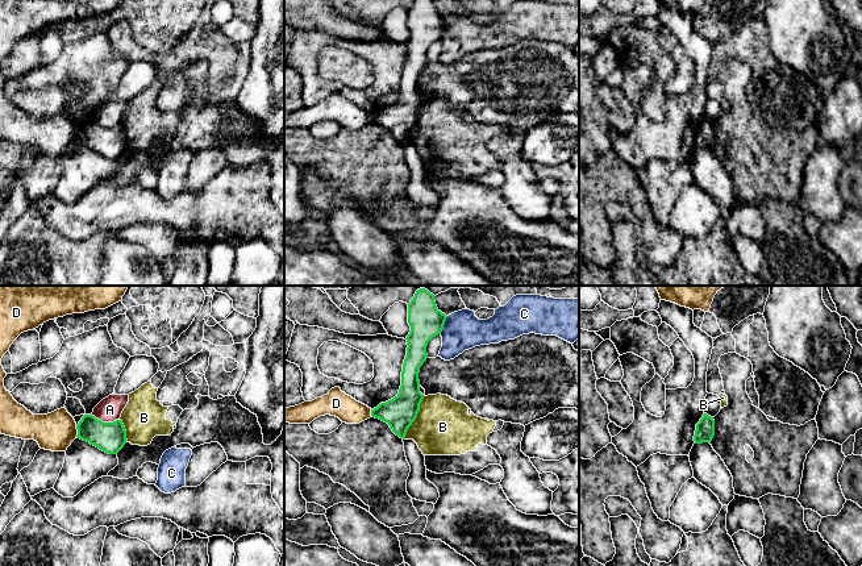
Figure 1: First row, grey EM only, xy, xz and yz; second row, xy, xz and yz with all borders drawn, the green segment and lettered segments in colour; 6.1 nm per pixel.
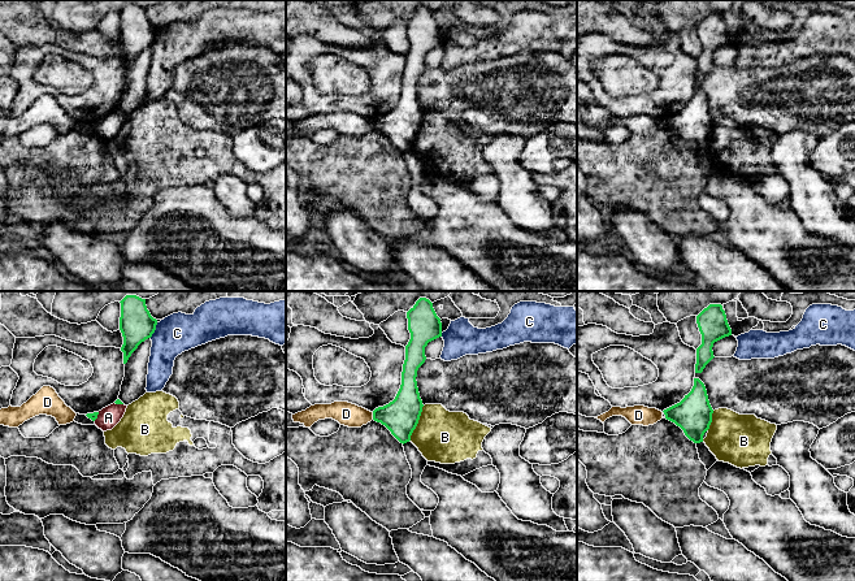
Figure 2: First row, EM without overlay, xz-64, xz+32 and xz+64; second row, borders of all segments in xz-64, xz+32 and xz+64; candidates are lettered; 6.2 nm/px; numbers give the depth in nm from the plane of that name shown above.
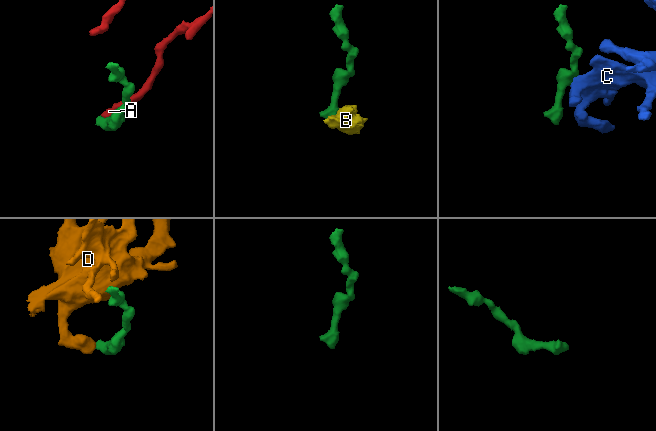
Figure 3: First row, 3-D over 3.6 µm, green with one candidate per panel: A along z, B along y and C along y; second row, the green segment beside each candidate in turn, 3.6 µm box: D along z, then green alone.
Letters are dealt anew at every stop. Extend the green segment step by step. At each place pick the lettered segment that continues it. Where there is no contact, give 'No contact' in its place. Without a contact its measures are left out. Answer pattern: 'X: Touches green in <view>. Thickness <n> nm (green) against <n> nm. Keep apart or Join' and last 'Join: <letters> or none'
A: Touches green in xy. Thickness 190 nm (green) against 150 nm. Keep apart
B: Touches green in xz. Thickness 190 nm (green) against 340 nm. Keep apart
C: Touches green in xz. Thickness 200 nm (green) against 240 nm. Keep apart
D: Touches green in xy. Thickness 190 nm (green) against 240 nm. Keep apart
Join: none

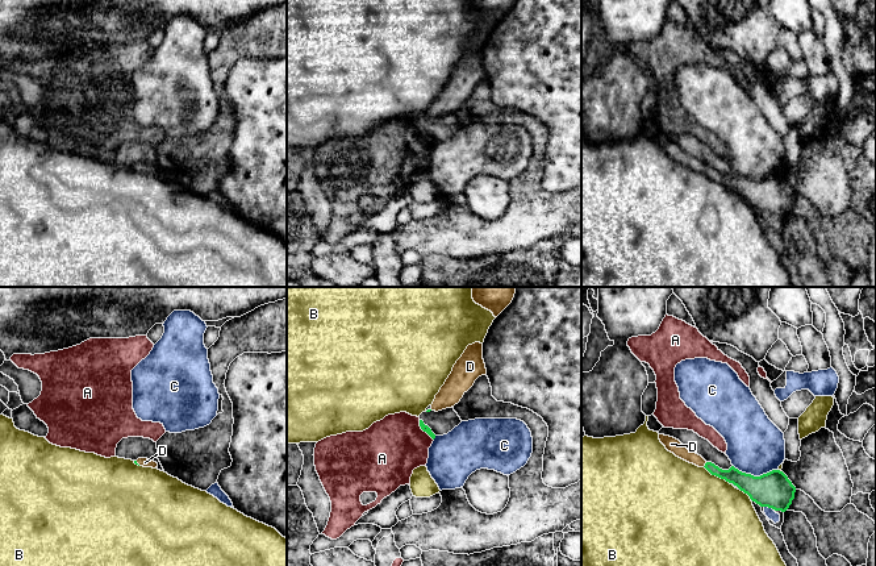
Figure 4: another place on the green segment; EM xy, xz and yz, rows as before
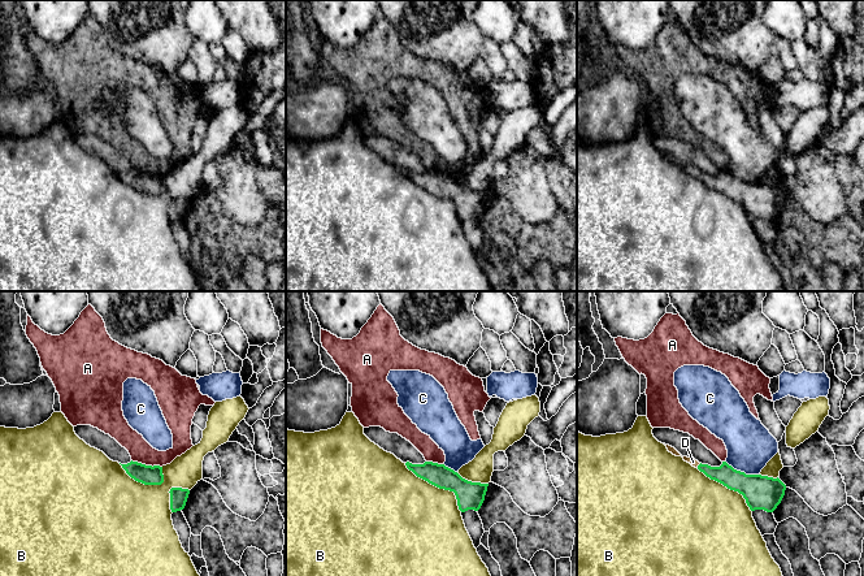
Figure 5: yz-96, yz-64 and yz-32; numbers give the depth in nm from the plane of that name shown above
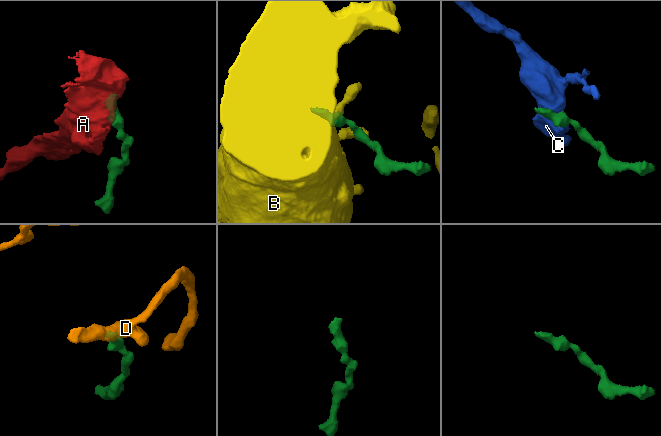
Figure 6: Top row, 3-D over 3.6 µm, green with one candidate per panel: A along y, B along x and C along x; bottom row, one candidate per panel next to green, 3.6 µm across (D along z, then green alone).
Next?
A: Touches green in xz. Thickness 50 nm (green) against 380 nm. Keep apart
B: Touches green in yz. Thickness 140 nm (green) against 480 nm. Keep apart
C: Touches green in yz. Thickness 220 nm (green) against 360 nm. Keep apart
D: Touches green in yz. Thickness 100 nm (green) against 90 nm. Join
Join: D

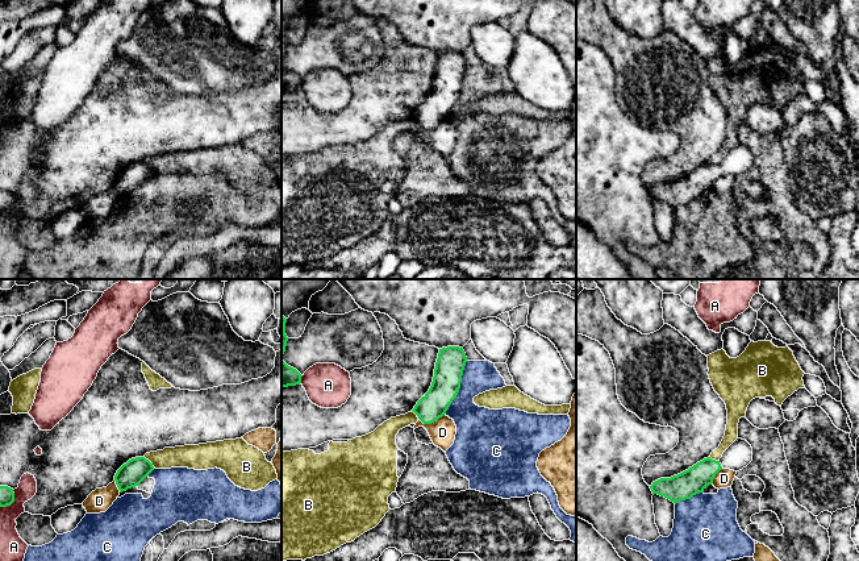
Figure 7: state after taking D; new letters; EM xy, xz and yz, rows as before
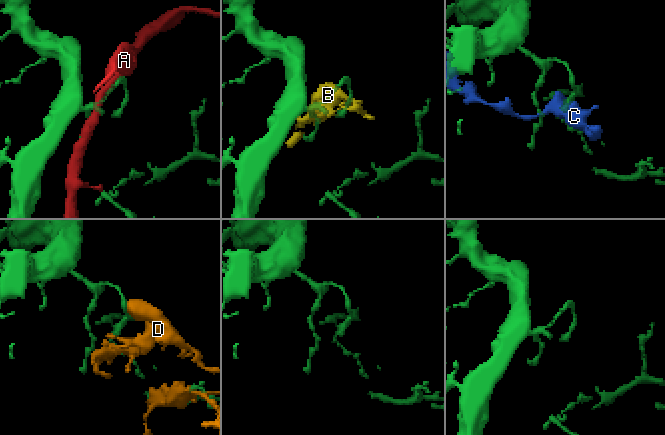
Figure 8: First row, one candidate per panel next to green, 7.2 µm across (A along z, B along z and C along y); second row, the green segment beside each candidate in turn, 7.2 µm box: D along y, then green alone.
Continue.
A: Touches green in xy. Thickness 100 nm (green) against 140 nm. Keep apart
B: Touches green in xy. Thickness 160 nm (green) against 140 nm. Keep apart
C: Touches green in xz. Thickness 180 nm (green) against 220 nm. Keep apart
D: Touches green in xz. Thickness 170 nm (green) against 160 nm. Keep apart
Join: none

